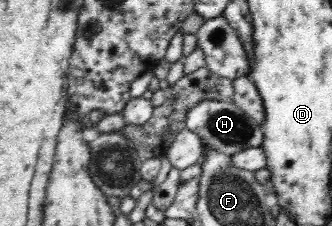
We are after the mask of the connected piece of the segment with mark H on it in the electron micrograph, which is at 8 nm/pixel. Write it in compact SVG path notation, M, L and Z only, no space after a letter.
M201 100L188 110L183 121L188 129L200 135L202 144L208 143L229 155L260 146L264 140L261 125L232 101Z

